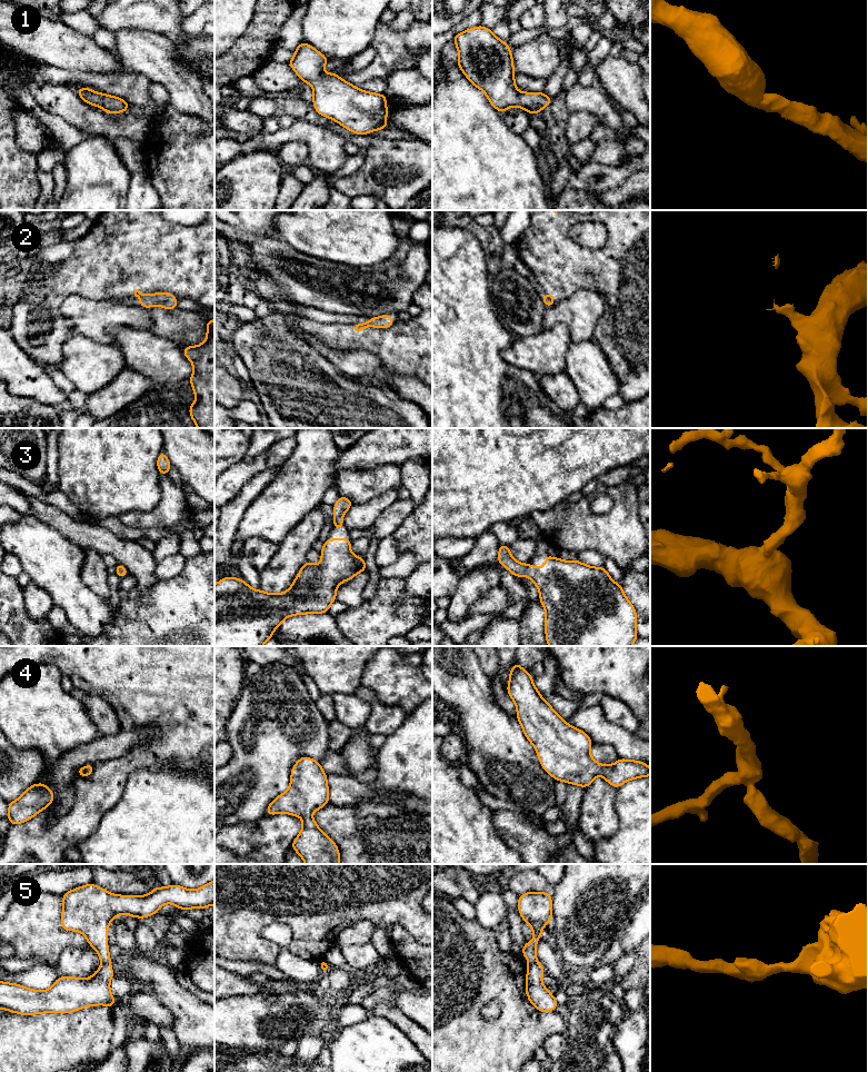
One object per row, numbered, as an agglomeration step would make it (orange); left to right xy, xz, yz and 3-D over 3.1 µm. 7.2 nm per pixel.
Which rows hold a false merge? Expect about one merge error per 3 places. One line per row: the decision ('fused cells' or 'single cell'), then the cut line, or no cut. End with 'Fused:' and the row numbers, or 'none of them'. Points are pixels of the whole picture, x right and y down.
1: single cell | no cut
2: fused cells | xz (358, 324), (365, 326)
3: single cell | no cut
4: single cell | no cut
5: fused cells | xy (109, 962), (102, 964)
Fused: 2, 5

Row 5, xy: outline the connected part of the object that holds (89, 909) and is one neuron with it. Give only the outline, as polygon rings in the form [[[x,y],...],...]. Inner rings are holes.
[[[214,880],[198,890],[187,890],[180,885],[171,884],[168,887],[156,886],[148,895],[116,895],[94,884],[87,884],[62,894],[61,926],[66,931],[82,933],[89,945],[99,955],[101,963],[110,963],[107,931],[110,922],[120,914],[128,914],[143,919],[157,914],[159,909],[167,904],[174,904],[179,910],[206,909],[214,905]]]

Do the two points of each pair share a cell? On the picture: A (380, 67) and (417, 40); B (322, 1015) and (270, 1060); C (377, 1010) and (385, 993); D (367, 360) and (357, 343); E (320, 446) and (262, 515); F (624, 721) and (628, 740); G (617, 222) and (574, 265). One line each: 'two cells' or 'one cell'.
A: one cell
B: two cells
C: two cells
D: two cells
E: one cell
F: two cells
G: one cell

